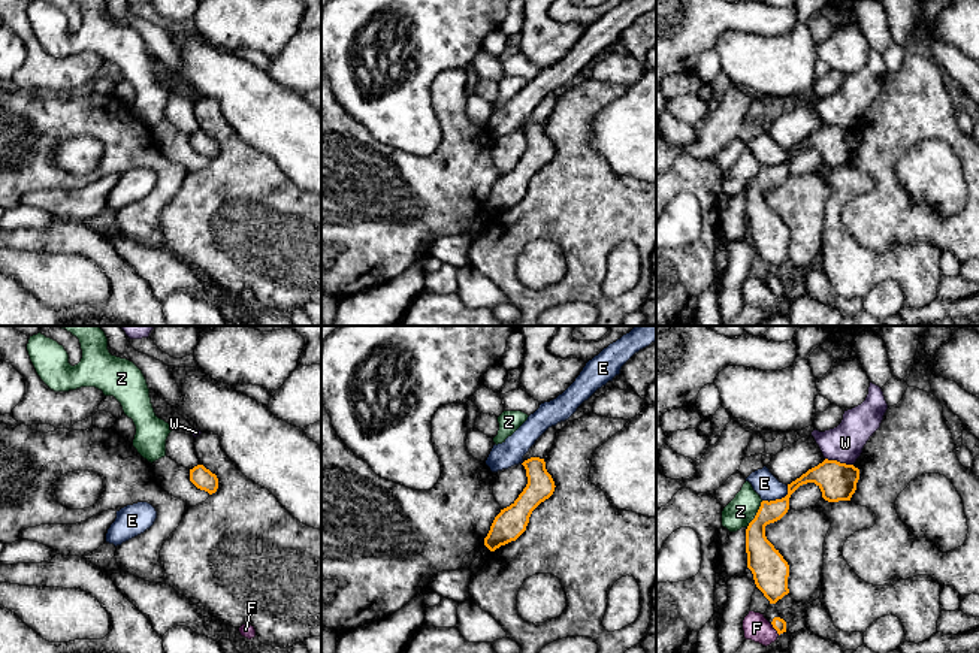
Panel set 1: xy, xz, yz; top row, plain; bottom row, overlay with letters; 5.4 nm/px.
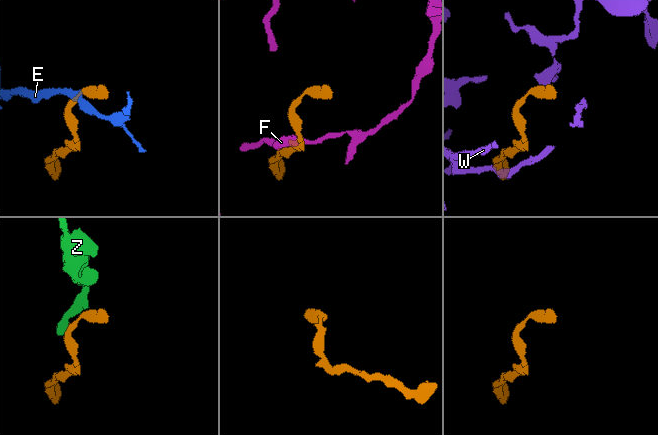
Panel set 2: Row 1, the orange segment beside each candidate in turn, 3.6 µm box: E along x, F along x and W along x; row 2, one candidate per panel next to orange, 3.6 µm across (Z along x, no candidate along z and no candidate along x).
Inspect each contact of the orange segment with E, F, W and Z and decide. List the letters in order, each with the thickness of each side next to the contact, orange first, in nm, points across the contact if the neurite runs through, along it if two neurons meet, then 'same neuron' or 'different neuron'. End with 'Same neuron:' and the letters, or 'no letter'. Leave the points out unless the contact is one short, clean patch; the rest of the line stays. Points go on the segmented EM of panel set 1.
E: 120/140 nm | along yz (788, 486), (788, 492), (783, 496), (763, 501) | different neuron
F: 70/140 nm | along yz (770, 623), (779, 634) | different neuron
W: 200/200 nm | along yz (825, 457), (852, 465) | different neuron
Z: 180/160 nm | along yz (763, 501), (755, 517), (746, 526) | different neuron
Same neuron: no letter

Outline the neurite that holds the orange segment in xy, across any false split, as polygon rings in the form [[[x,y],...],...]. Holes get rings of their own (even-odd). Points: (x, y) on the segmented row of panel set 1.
[[[197,465],[190,469],[190,481],[200,490],[208,492],[209,495],[215,493],[218,489],[218,478],[203,465]]]

